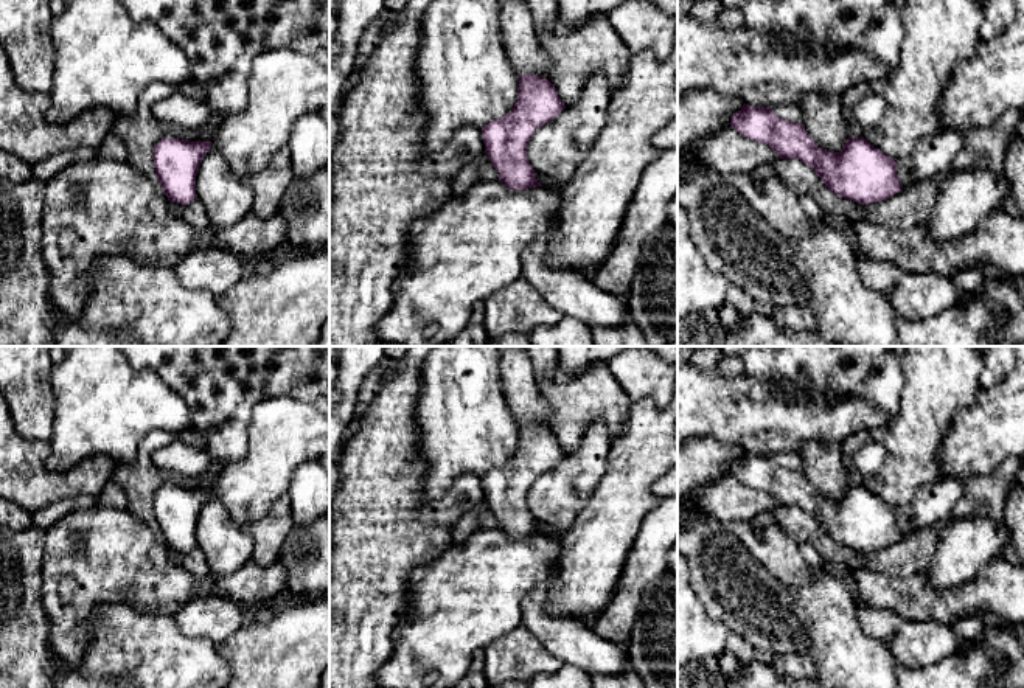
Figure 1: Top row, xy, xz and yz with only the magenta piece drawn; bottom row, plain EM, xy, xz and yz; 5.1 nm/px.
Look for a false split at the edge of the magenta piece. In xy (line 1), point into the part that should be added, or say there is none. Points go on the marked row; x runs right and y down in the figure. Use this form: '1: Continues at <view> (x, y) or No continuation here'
1: No continuation here

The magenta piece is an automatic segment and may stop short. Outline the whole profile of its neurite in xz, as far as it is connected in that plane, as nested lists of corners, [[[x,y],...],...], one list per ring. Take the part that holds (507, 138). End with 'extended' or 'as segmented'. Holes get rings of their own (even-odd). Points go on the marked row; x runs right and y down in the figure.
[[[519,76],[514,107],[482,129],[485,152],[505,186],[514,191],[542,186],[528,162],[527,148],[530,137],[541,126],[553,121],[564,107],[555,85],[547,78]]] | as segmented

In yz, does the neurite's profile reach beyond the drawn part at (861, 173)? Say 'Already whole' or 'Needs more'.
Needs more

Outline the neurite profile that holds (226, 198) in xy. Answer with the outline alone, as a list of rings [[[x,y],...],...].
[[[211,143],[196,175],[196,197],[204,205],[210,228],[233,225],[252,211],[255,196]]]

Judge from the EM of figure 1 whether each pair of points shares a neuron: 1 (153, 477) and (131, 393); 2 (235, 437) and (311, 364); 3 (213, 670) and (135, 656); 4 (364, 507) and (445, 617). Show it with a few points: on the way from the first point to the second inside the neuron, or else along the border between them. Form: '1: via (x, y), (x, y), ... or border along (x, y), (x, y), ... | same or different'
1: border along (174, 435), (153, 430), (132, 460), (117, 463) | different
2: via (235, 412), (282, 364), (286, 364) | same
3: via (195, 670), (170, 670), (154, 656) | same
4: border along (434, 556), (409, 575), (407, 608) | different

